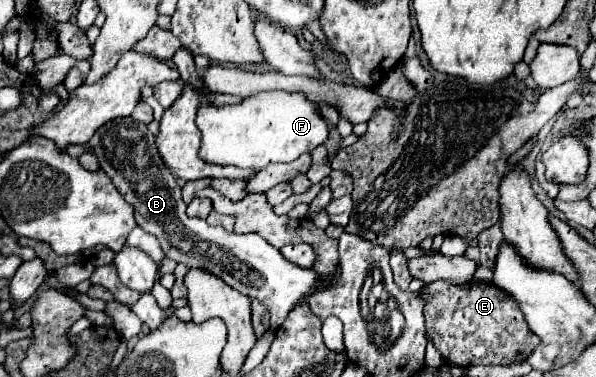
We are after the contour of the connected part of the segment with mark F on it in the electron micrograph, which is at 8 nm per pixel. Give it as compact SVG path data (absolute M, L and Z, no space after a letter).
M261 92L231 106L201 102L195 124L201 130L201 160L219 166L249 168L253 172L259 172L271 162L293 162L303 152L311 152L323 144L329 134L317 108L303 94L287 92Z

